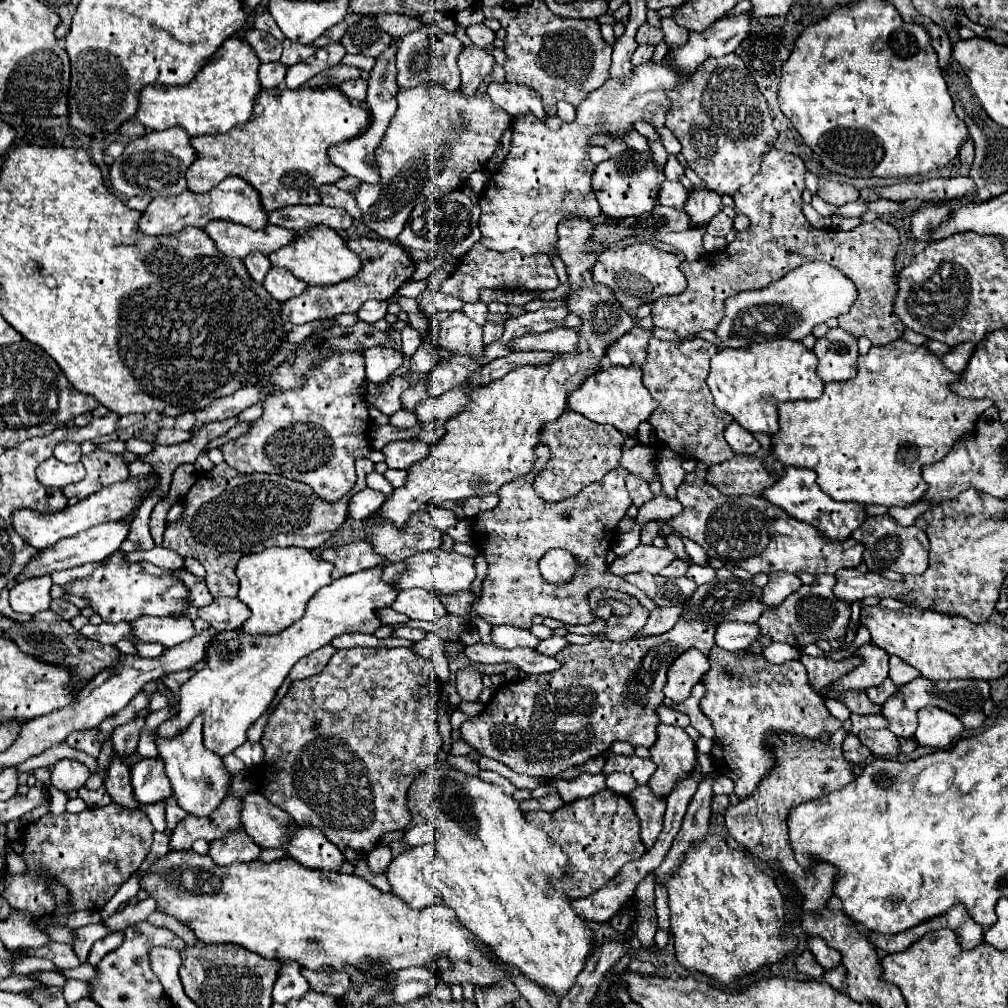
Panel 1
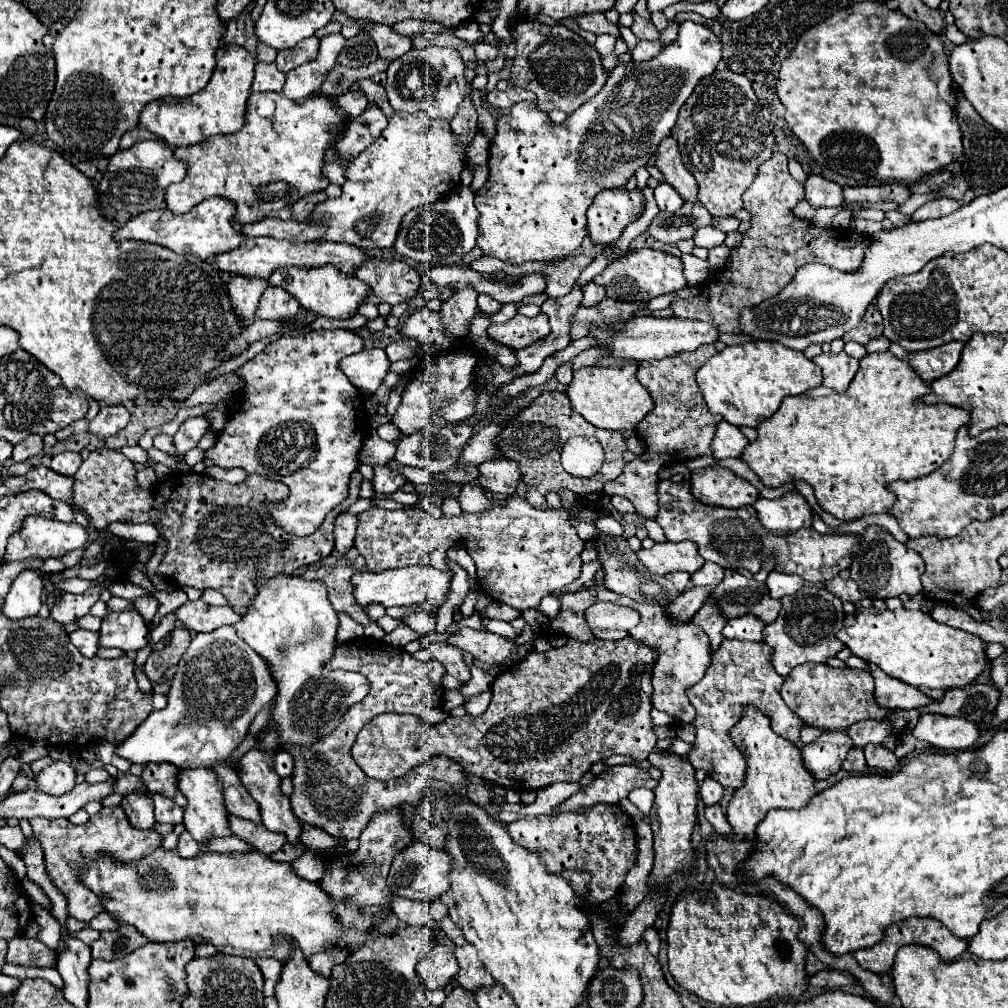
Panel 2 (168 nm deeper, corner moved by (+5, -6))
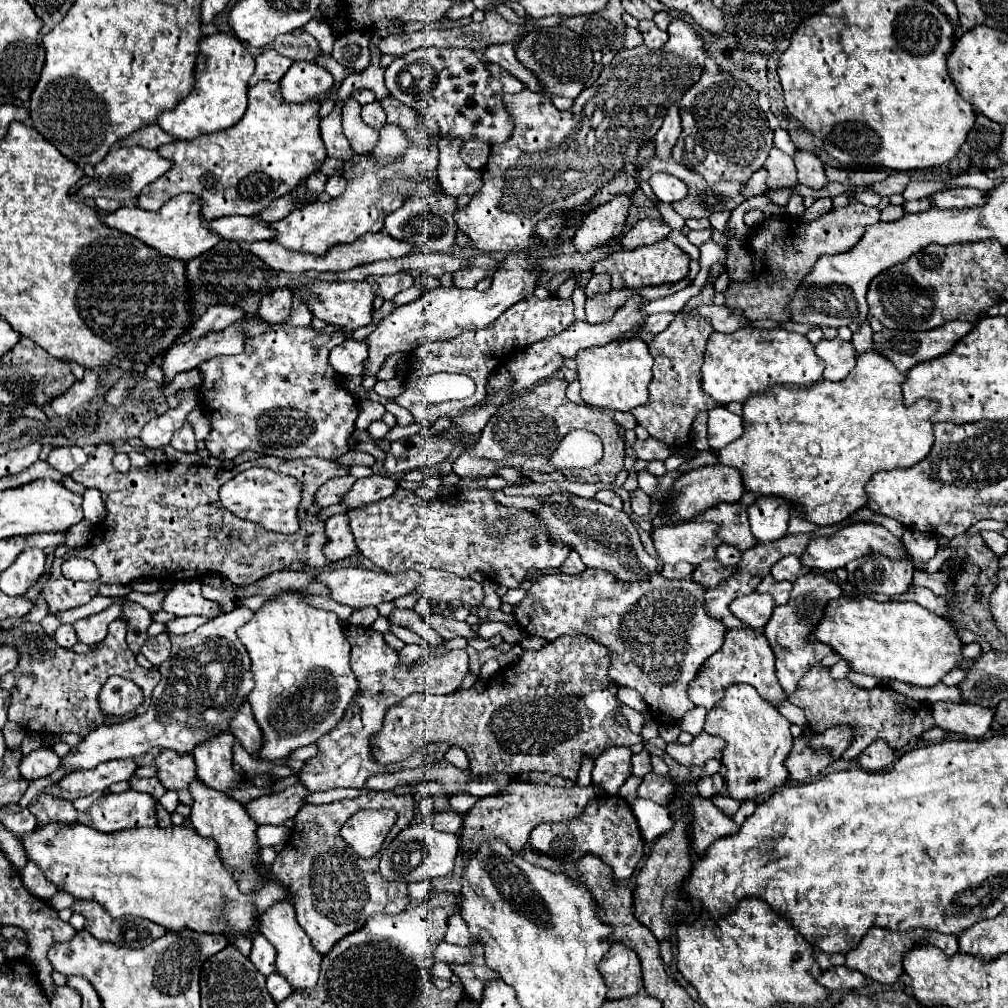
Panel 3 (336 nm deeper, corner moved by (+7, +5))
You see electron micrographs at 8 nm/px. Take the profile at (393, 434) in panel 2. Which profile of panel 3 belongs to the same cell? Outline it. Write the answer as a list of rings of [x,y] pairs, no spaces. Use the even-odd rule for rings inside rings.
[[[381,419],[379,421],[373,421],[369,427],[367,427],[367,433],[373,437],[373,439],[381,439],[389,433],[389,425],[385,425]]]

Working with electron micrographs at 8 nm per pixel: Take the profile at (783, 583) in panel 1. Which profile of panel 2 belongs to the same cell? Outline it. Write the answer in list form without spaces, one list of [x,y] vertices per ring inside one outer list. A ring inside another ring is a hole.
[[[769,572],[767,576],[767,588],[771,598],[781,598],[785,594],[795,594],[803,588],[803,580],[799,576],[789,576],[783,572]]]

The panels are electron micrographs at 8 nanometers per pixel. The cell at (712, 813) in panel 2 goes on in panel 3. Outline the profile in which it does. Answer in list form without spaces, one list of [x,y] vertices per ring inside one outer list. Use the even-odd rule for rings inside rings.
[[[715,795],[715,797],[713,797],[713,803],[715,803],[725,815],[729,815],[729,817],[733,817],[733,815],[737,813],[739,805],[741,805],[737,799],[733,799],[733,797],[729,797],[729,795]]]

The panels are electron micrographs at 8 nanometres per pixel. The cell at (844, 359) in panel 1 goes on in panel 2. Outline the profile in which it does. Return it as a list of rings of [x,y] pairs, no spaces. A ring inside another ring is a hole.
[[[823,352],[815,356],[813,362],[823,370],[823,386],[835,392],[845,392],[859,368],[859,362],[847,356],[845,352],[839,352],[839,354]]]

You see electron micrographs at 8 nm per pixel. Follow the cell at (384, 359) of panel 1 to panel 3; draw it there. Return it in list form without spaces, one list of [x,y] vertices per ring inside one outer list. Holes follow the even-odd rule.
[[[345,339],[329,353],[329,363],[341,375],[361,375],[365,357],[367,357],[367,345],[363,341]]]

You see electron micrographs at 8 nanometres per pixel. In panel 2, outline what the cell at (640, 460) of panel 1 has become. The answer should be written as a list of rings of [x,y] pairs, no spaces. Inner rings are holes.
[[[707,344],[707,346],[699,346],[693,352],[679,352],[663,360],[651,360],[639,364],[637,378],[639,382],[643,382],[643,386],[649,390],[655,402],[651,414],[647,414],[635,428],[637,436],[647,444],[647,450],[639,454],[633,462],[627,462],[623,474],[617,480],[607,482],[603,492],[609,496],[619,494],[629,498],[635,504],[635,512],[639,512],[645,518],[651,518],[657,512],[659,468],[693,460],[699,456],[713,456],[711,442],[715,438],[715,428],[723,418],[709,412],[701,396],[701,390],[695,382],[695,374],[705,364],[705,360],[709,360],[715,354],[717,354],[715,346]]]

